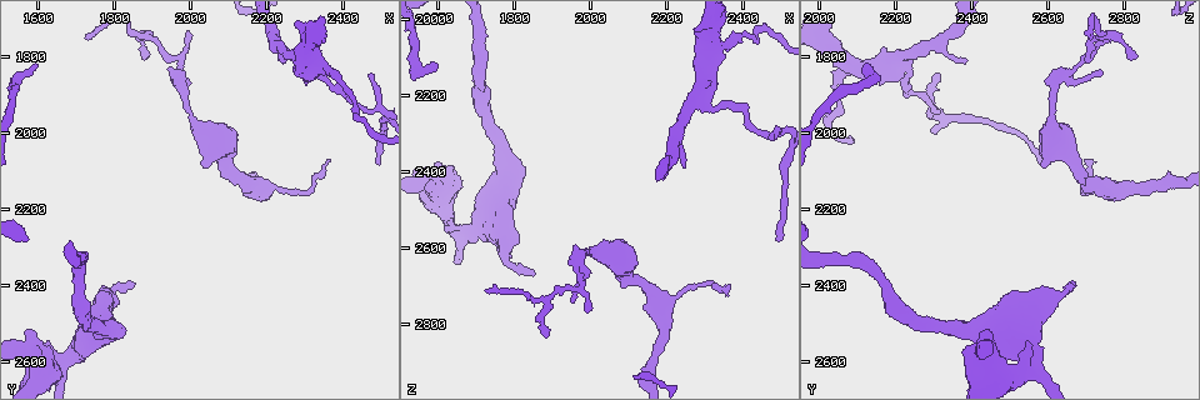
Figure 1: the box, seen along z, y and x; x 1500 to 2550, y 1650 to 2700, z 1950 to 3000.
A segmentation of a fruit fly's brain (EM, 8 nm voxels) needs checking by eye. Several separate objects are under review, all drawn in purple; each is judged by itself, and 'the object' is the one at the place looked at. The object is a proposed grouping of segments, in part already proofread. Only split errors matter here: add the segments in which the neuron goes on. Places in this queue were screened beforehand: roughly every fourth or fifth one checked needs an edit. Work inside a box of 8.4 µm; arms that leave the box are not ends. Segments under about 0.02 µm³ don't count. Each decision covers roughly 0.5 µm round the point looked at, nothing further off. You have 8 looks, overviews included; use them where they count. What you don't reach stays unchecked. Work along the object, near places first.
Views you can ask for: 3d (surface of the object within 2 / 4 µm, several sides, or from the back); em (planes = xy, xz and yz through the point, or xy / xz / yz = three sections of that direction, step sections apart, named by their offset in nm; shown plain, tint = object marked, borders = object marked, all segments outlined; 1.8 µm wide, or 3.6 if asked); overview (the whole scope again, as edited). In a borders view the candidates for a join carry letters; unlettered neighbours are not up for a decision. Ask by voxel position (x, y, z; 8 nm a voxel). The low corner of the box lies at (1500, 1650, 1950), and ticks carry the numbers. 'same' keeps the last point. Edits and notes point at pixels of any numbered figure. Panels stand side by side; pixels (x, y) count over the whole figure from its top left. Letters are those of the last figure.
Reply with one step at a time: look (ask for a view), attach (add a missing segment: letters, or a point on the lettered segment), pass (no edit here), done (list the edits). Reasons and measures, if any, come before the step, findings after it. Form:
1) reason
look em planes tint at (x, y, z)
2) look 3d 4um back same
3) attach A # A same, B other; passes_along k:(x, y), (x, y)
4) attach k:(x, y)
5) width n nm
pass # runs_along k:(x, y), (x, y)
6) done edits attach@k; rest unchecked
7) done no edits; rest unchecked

branch stops here
look 3d 4um at (1600, 1825, 2125)

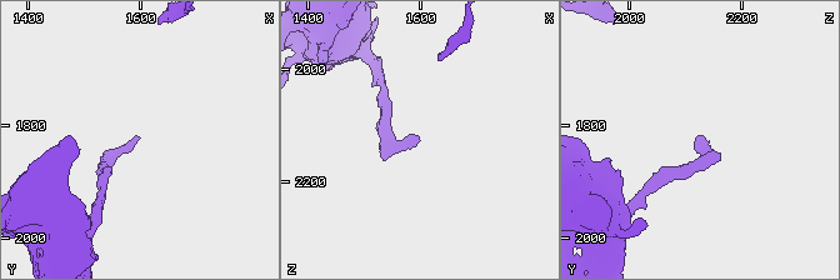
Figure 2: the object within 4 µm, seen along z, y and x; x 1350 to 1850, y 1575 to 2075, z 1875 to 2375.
shape alone is not enough
look em xz step 4 borders at (1595, 1815, 2115)

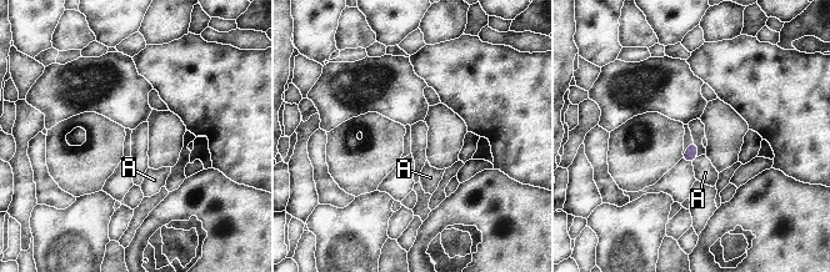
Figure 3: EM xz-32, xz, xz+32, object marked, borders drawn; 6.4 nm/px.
cut it another way
look em planes borders same

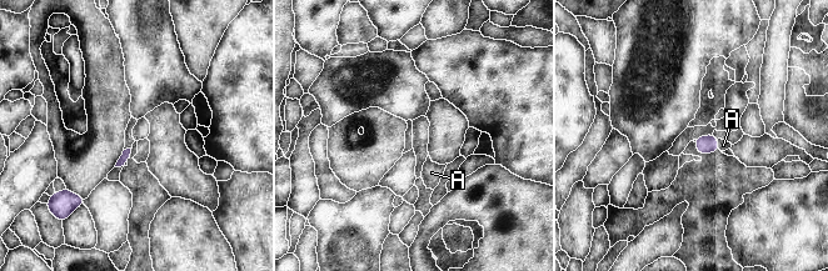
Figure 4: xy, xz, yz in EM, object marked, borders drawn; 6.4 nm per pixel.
attach A # A same; passes_along 4:(708, 144), (717, 144), (723, 145); the neuron continues

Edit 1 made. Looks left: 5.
see it whole again
look overview

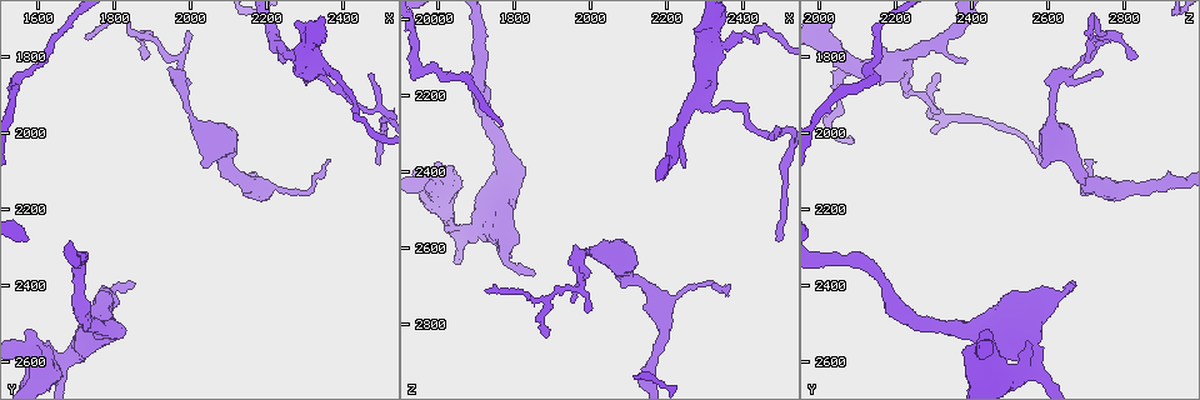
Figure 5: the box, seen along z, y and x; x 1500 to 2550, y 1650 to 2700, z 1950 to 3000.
branch stops here
look em planes borders at (1850, 2390, 2670)

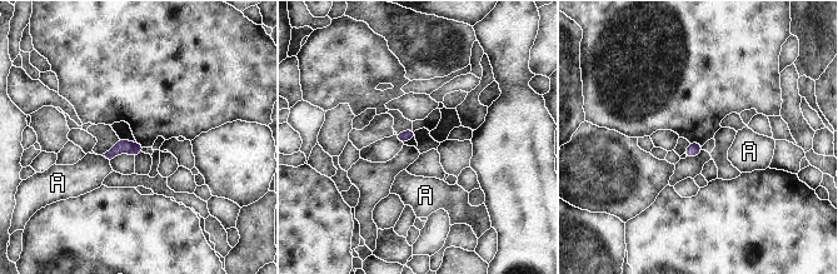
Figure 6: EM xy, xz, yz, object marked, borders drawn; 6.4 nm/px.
pass # A other; border 6:(101, 155), (109, 160); none of them fits

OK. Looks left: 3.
done edits attach@4; rest unchecked

